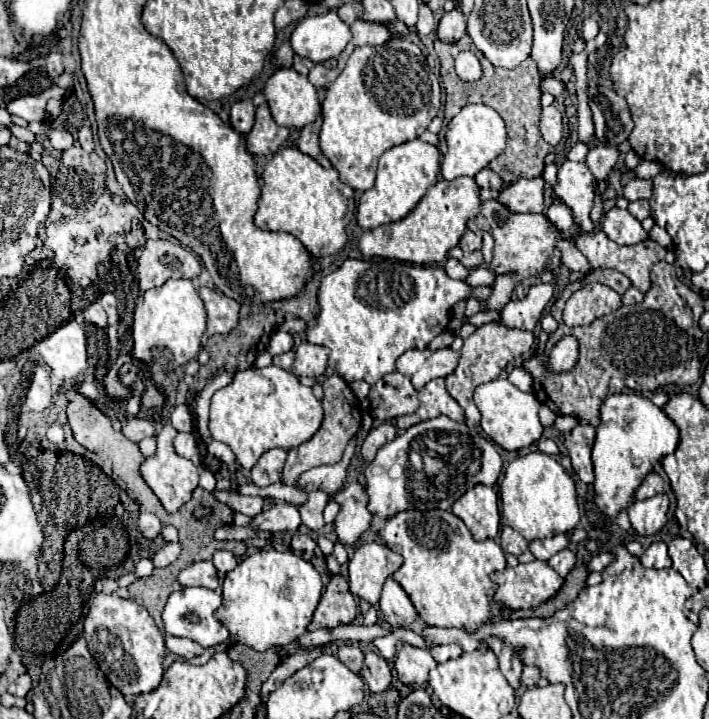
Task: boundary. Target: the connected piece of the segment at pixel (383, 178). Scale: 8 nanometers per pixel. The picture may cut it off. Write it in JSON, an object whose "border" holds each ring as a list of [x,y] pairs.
{"border":[[[419,138],[385,150],[383,156],[379,158],[375,186],[363,192],[363,196],[359,198],[357,224],[363,230],[371,230],[381,224],[405,218],[425,196],[427,188],[437,182],[437,174],[439,174],[439,150],[431,144],[421,142]]]}

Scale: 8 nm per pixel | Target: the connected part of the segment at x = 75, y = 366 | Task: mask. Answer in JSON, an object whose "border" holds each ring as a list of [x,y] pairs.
{"border":[[[69,320],[57,332],[37,342],[35,350],[43,356],[51,374],[59,380],[71,380],[87,370],[85,330],[75,320]]]}

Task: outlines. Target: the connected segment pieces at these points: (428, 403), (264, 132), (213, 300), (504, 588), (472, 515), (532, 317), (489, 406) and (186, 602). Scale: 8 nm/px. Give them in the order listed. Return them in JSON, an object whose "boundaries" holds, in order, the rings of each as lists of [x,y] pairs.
{"boundaries":[[[[435,378],[427,386],[423,386],[423,390],[419,390],[419,400],[421,400],[421,404],[419,404],[417,412],[397,418],[397,426],[401,430],[407,430],[409,426],[435,418],[439,414],[445,414],[457,422],[463,422],[463,418],[465,418],[463,408],[457,404],[457,400],[453,400],[449,396],[443,378]]],[[[261,104],[255,112],[255,124],[251,132],[245,136],[247,152],[257,156],[275,154],[277,148],[287,140],[287,136],[289,136],[289,130],[277,126],[275,120],[271,118],[269,106]]],[[[199,288],[199,296],[205,302],[207,310],[207,332],[201,337],[205,347],[208,337],[217,332],[231,332],[239,322],[239,304],[233,298],[219,294],[213,288]]],[[[541,560],[519,564],[515,568],[507,566],[501,572],[493,572],[491,580],[497,584],[495,602],[503,604],[507,610],[535,608],[555,596],[563,586],[563,578]]],[[[477,484],[467,490],[451,510],[465,522],[475,540],[497,538],[501,520],[497,510],[497,490],[493,486]]],[[[535,284],[531,286],[529,294],[523,300],[511,300],[503,310],[501,318],[503,324],[511,328],[523,328],[523,330],[533,330],[535,324],[541,318],[541,312],[545,304],[553,296],[553,284]]],[[[497,378],[487,384],[481,384],[475,390],[475,404],[481,410],[481,428],[487,436],[493,438],[505,450],[519,450],[527,448],[537,442],[543,434],[543,426],[539,422],[539,402],[533,394],[521,392],[509,380]]],[[[181,588],[179,592],[173,592],[167,598],[167,604],[163,608],[163,628],[171,636],[183,636],[199,642],[203,648],[213,648],[217,644],[223,644],[229,640],[229,630],[215,618],[215,610],[221,606],[221,594],[217,590],[207,588]]]]}

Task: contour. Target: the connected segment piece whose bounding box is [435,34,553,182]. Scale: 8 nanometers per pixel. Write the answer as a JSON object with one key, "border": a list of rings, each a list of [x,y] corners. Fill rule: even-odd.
{"border":[[[467,34],[459,42],[453,42],[453,44],[435,40],[435,52],[437,52],[437,58],[441,62],[441,80],[443,80],[445,94],[447,94],[445,120],[451,120],[459,112],[459,108],[463,108],[465,104],[471,104],[471,102],[481,102],[481,104],[491,106],[505,120],[509,142],[507,142],[507,148],[489,166],[503,178],[503,182],[515,182],[519,178],[537,178],[537,176],[541,176],[543,174],[543,158],[549,152],[553,152],[553,146],[549,146],[543,140],[541,132],[539,132],[539,118],[541,118],[541,102],[539,102],[539,98],[541,98],[543,74],[539,72],[535,60],[529,56],[523,64],[519,64],[513,70],[491,66],[491,62],[475,48],[473,40]],[[463,50],[471,50],[481,60],[481,64],[483,64],[481,80],[463,82],[455,74],[453,56],[463,52]]]}

